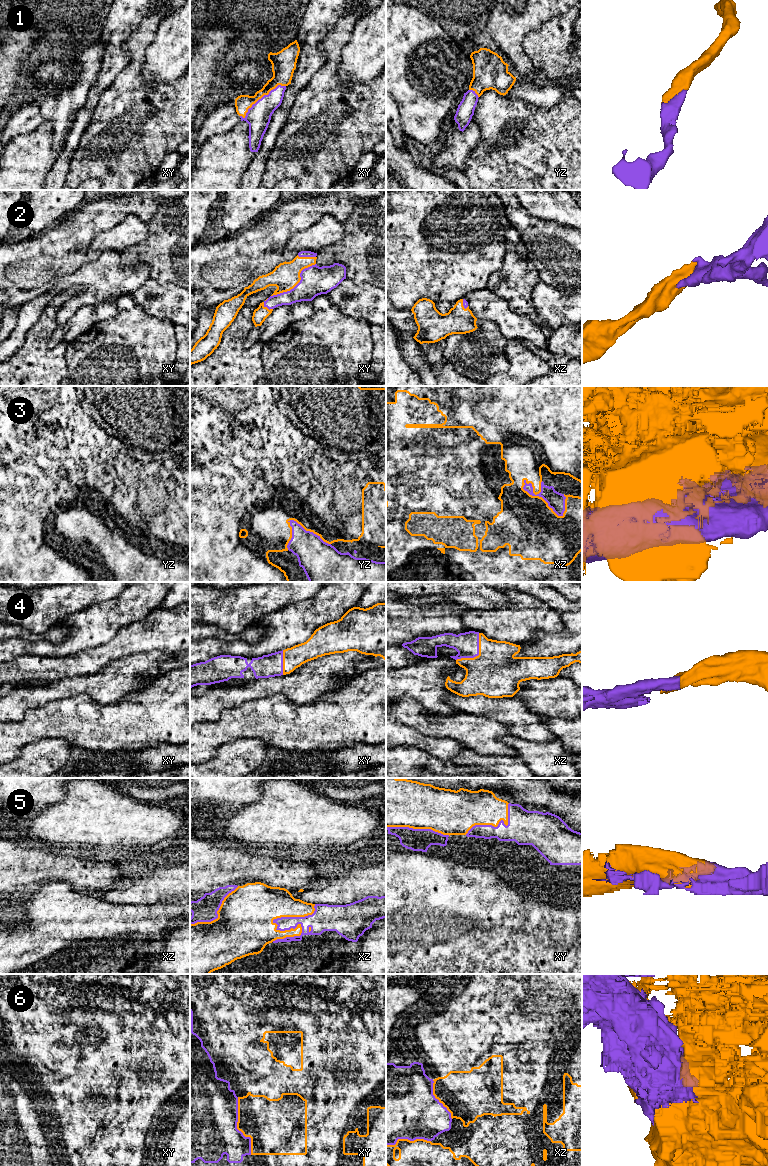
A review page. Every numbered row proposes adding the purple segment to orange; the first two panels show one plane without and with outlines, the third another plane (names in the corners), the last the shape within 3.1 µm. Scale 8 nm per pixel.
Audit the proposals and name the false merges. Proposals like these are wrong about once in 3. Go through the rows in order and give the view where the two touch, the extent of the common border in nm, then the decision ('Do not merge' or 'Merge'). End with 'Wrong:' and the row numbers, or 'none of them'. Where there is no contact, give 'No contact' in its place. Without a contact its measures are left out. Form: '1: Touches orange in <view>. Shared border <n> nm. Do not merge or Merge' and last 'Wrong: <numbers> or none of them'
1: Touches orange in xy. Shared border 440 nm. Merge
2: Touches orange in xy. Shared border 440 nm. Merge
3: Touches orange in xz. Shared border 440 nm. Do not merge
4: Touches orange in xz. Shared border 300 nm. Merge
5: Touches orange in xz. Shared border 460 nm. Merge
6: Touches orange in xy. Shared border 480 nm. Do not merge
Wrong: 3, 6

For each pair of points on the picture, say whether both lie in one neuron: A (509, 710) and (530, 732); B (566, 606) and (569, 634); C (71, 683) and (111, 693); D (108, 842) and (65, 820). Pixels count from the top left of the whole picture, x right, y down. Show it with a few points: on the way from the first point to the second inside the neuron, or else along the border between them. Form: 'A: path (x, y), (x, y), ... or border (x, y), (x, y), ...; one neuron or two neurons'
A: path (515, 716), (524, 727); one neuron
B: border (571, 611), (565, 611), (561, 614); two neurons
C: path (81, 685), (101, 687); one neuron
D: path (97, 831), (87, 821), (76, 821); one neuron

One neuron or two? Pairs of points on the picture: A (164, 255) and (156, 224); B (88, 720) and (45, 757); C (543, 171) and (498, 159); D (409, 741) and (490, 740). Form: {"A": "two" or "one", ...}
{"A": "one", "B": "two", "C": "one", "D": "two"}

